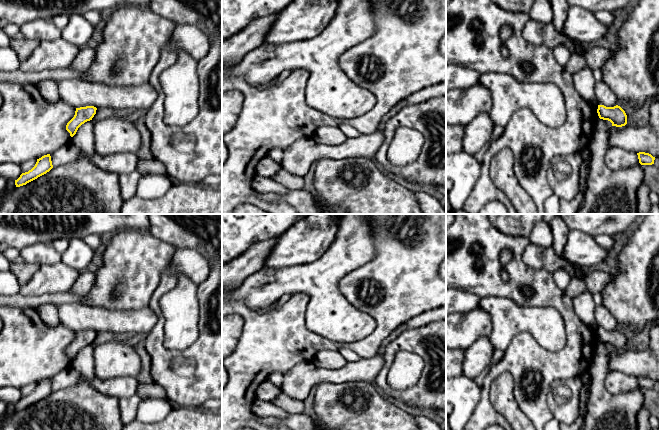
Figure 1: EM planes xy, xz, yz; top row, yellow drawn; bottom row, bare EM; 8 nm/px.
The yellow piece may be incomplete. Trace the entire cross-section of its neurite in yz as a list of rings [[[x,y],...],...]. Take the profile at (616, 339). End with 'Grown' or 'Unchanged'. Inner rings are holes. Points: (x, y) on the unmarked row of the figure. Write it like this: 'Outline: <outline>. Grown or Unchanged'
Outline: [[[598,329],[597,337],[600,343],[610,345],[612,350],[622,351],[627,348],[627,339],[618,329],[614,331]]]. Unchanged

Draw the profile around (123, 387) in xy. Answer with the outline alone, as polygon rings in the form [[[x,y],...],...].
[[[96,377],[91,384],[97,391],[106,396],[122,399],[136,394],[138,381],[135,377],[120,377],[108,380]]]

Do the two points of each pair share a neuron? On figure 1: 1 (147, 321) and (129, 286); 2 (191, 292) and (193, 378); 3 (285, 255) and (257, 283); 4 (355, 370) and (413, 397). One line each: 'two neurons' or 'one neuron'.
1: two neurons
2: two neurons
3: two neurons
4: two neurons

